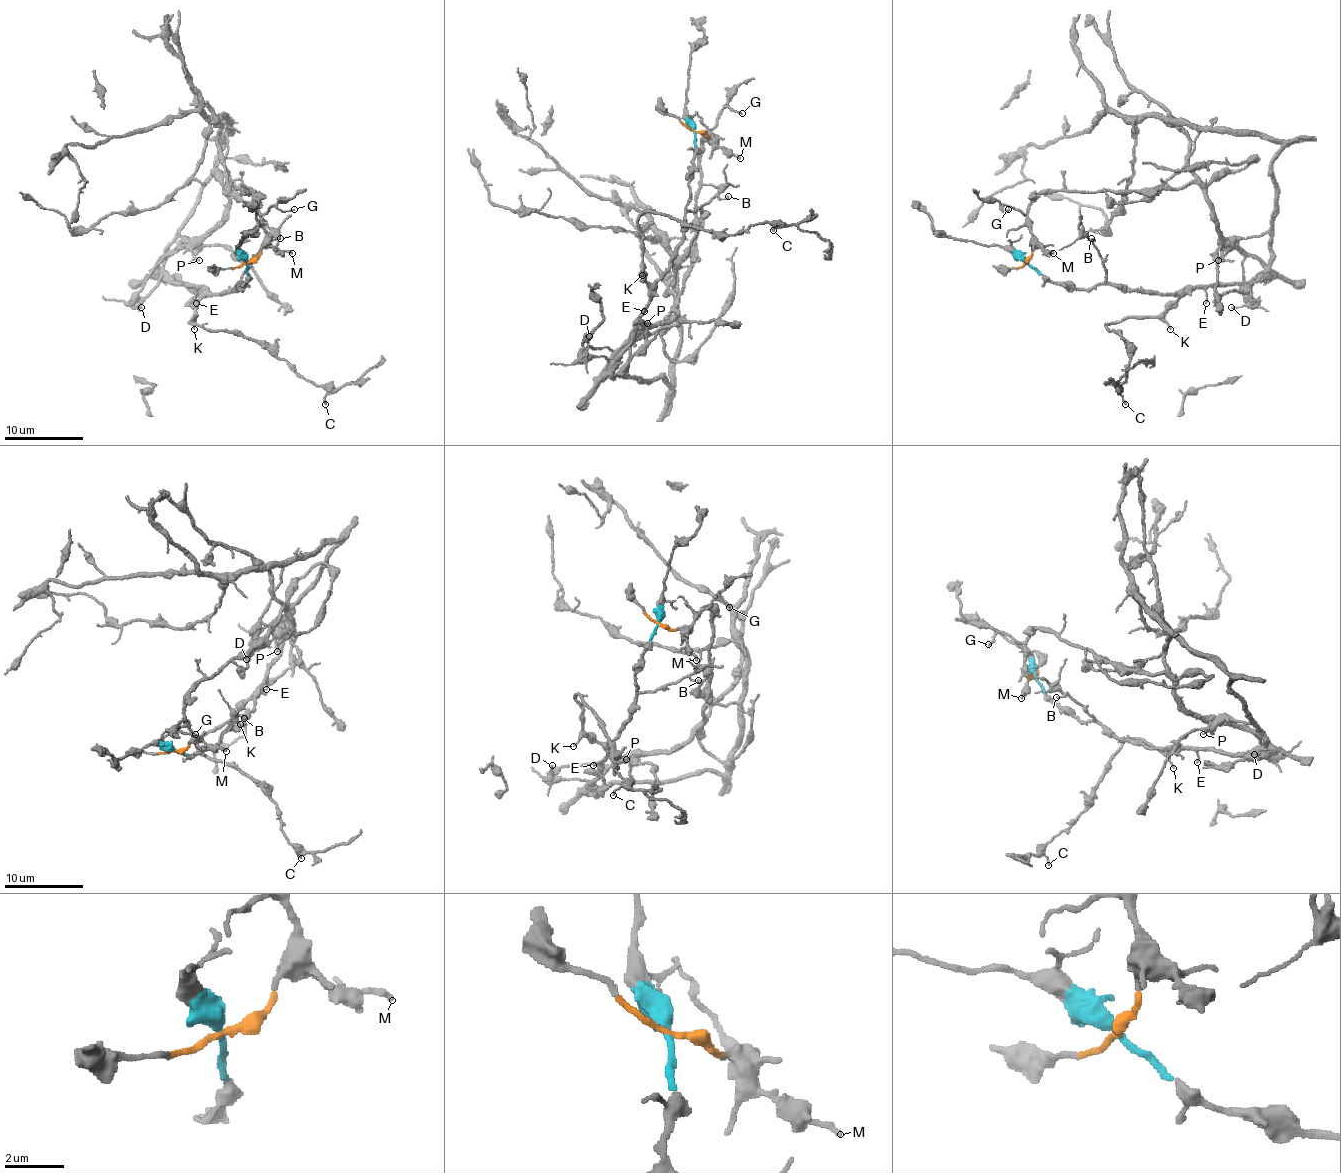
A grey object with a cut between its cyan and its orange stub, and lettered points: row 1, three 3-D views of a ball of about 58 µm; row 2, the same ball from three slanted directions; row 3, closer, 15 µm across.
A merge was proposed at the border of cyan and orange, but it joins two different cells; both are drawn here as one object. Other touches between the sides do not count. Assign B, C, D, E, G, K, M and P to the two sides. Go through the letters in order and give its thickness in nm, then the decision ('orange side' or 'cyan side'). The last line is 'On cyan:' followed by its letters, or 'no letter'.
B: 90 nm | cyan side
C: 130 nm | cyan side
D: 140 nm | cyan side
E: 110 nm | cyan side
G: 110 nm | orange side
K: 110 nm | cyan side
M: 170 nm | orange side
P: 170 nm | orange side
On cyan: B, C, D, E, K

